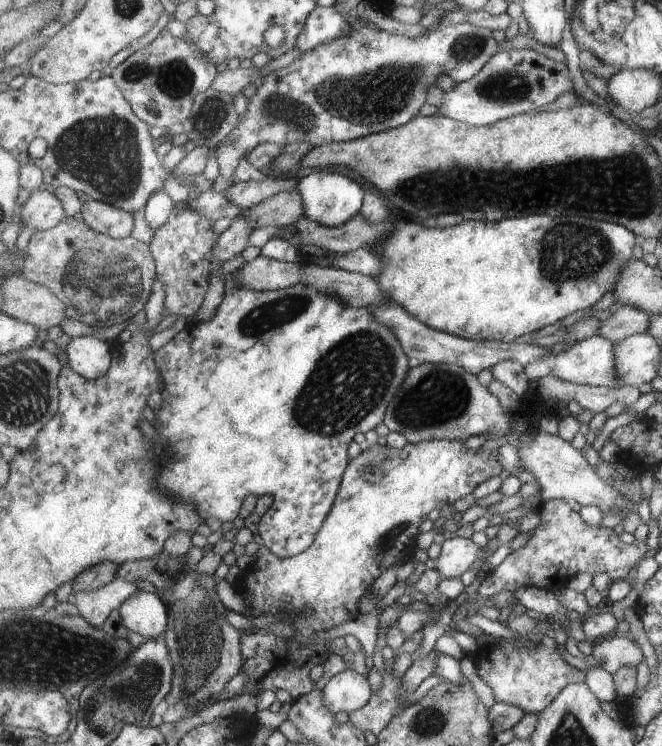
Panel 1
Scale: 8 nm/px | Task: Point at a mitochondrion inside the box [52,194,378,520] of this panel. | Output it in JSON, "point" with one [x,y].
{"point":[103,285]}

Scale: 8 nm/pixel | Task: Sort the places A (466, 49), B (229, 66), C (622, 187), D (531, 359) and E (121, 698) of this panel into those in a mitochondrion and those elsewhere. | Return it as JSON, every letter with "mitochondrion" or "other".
{"A":"mitochondrion","B":"other","C":"mitochondrion","D":"other","E":"mitochondrion"}

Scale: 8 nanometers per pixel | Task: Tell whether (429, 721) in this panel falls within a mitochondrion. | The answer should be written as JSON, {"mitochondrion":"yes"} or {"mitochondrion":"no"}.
{"mitochondrion":"yes"}

